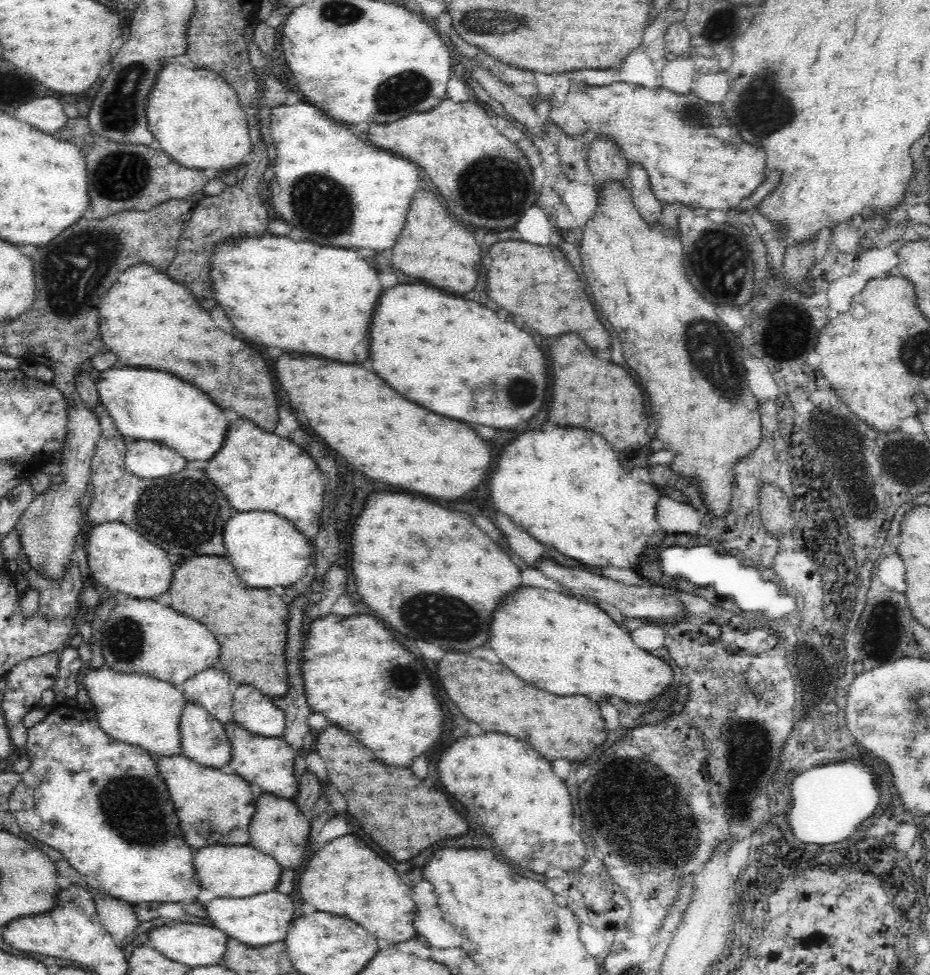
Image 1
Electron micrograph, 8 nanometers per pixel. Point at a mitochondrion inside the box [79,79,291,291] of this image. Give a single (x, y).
(123, 175)

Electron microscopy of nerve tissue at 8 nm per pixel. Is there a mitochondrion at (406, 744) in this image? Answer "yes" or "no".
no

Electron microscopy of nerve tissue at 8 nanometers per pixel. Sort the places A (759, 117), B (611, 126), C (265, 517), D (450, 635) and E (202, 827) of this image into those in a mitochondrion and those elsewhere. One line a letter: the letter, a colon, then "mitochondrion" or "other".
A: mitochondrion
B: other
C: other
D: mitochondrion
E: mitochondrion

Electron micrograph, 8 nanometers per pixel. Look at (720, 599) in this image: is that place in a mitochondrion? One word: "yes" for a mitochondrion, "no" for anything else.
no

